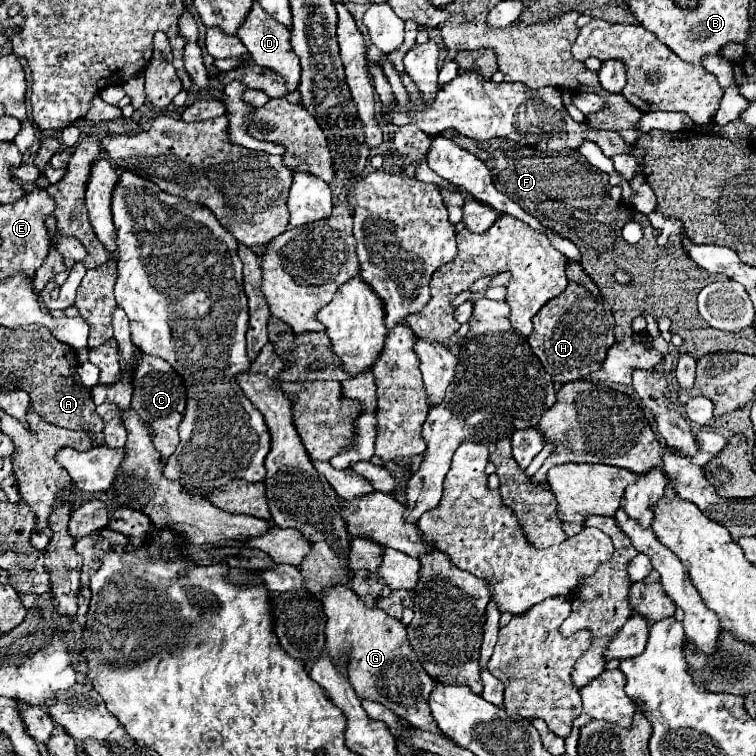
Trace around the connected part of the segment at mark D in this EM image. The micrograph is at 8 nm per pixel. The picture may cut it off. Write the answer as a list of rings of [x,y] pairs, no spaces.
[[[254,2],[246,22],[238,30],[238,38],[248,48],[248,54],[252,56],[254,64],[258,64],[262,68],[268,68],[272,72],[278,72],[284,78],[284,84],[286,84],[288,92],[296,92],[296,88],[300,84],[300,62],[298,62],[298,56],[292,52],[290,30],[288,28],[284,28],[280,22],[276,22],[270,14],[266,14],[258,6],[258,2]]]

